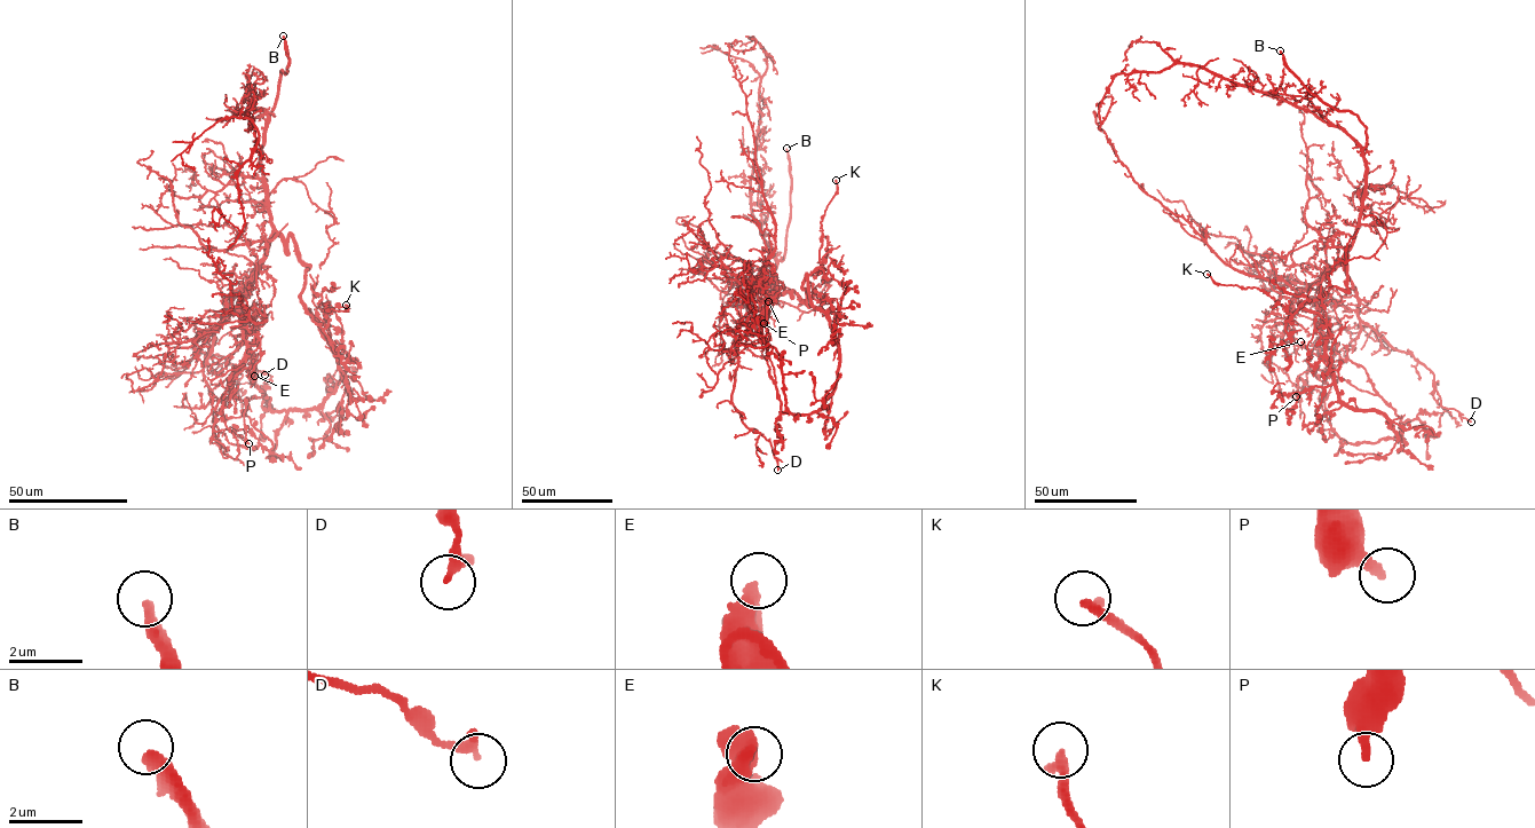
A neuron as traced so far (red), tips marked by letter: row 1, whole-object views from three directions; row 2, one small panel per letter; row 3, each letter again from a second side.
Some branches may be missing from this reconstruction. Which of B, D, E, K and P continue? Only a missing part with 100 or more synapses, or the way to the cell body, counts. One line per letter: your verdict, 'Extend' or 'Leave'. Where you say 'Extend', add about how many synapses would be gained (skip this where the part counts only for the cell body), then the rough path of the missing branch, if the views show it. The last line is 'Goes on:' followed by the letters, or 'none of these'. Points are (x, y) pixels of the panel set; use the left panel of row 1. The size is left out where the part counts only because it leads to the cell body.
B: Extend
D: Leave
E: Leave
K: Leave
P: Leave
Goes on: B

